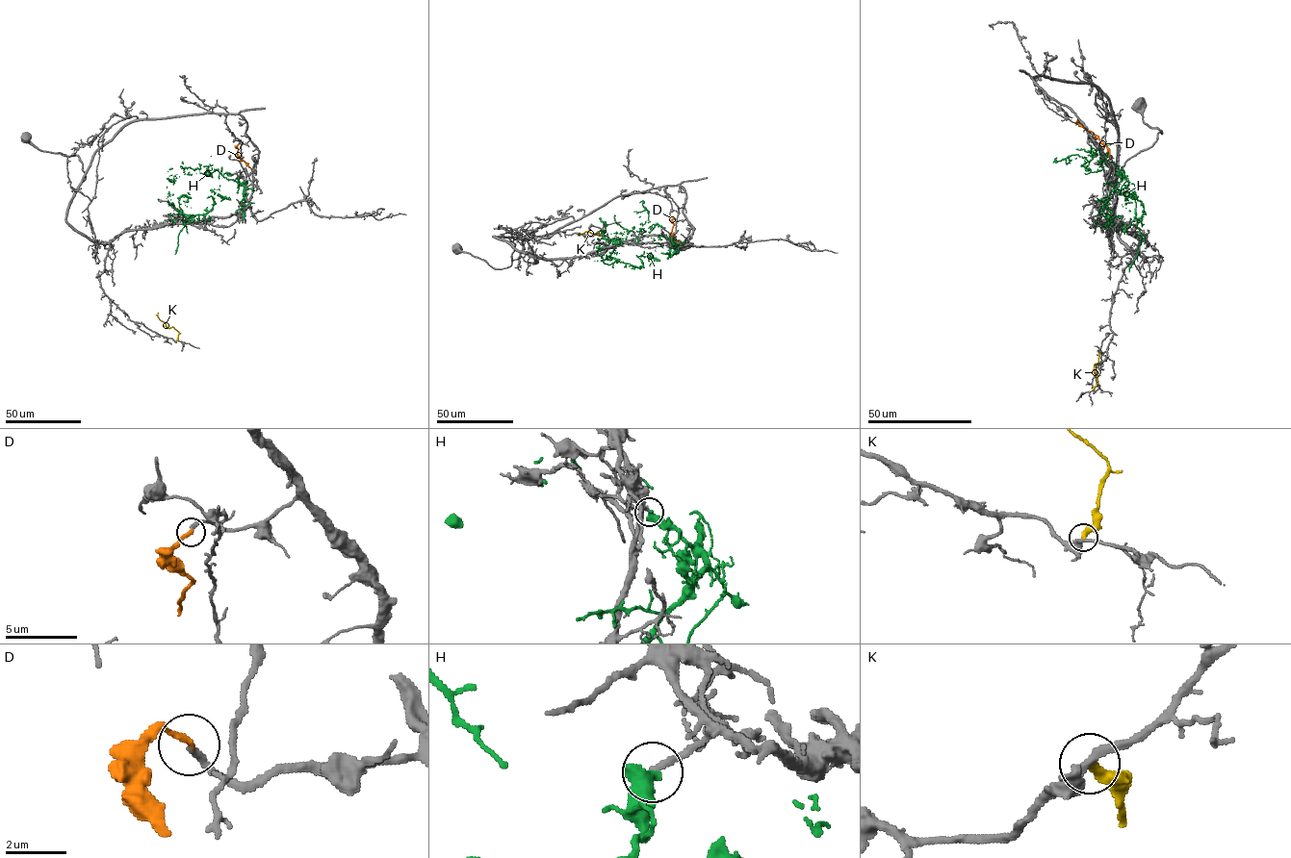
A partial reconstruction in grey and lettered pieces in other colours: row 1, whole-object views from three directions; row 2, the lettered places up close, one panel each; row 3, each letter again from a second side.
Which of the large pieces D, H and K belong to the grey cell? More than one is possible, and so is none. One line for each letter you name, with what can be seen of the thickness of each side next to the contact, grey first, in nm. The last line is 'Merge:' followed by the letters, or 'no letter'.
D: calibres 240 and 220 nm
Merge: D

